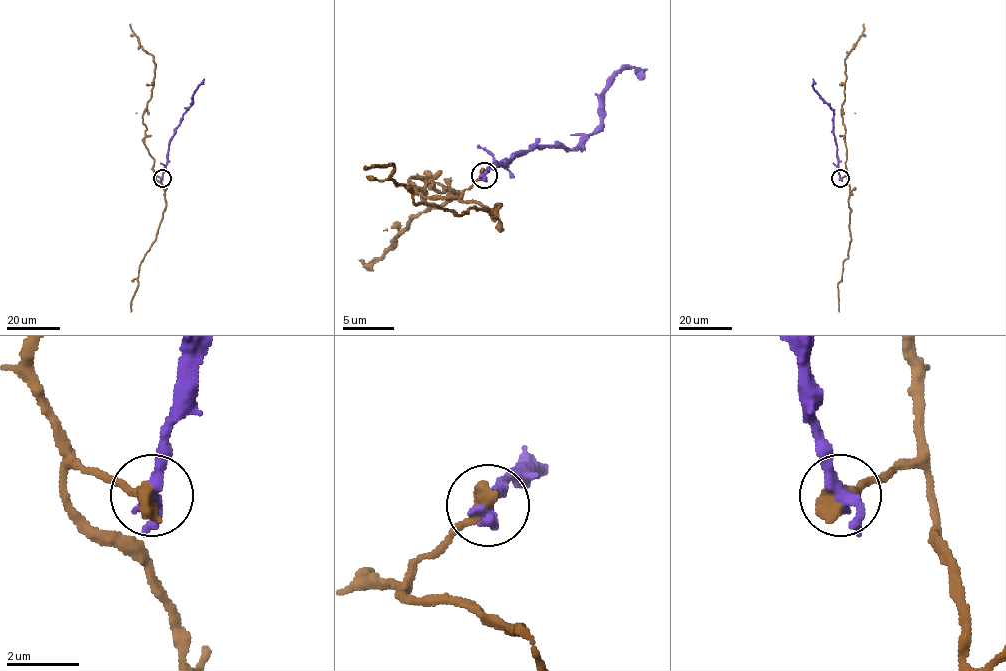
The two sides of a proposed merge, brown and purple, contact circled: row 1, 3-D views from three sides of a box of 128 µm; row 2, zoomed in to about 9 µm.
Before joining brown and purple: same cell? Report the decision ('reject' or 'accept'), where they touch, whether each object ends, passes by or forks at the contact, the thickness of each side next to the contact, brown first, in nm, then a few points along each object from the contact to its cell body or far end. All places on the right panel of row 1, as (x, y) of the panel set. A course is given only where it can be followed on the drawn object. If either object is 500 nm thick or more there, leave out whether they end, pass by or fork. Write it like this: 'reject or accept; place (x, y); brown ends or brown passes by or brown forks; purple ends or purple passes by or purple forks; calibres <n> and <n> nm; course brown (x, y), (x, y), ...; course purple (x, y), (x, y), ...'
reject; place (840, 178); calibres 500 and 320 nm; course brown (841, 178), (846, 174), (845, 127), (841, 113), (845, 99), (845, 59), (856, 44), (863, 23); course purple (841, 178), (833, 135), (834, 111), (814, 88), (813, 78)

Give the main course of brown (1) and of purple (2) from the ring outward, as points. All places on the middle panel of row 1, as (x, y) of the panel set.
1: (483, 175), (460, 196), (426, 198), (411, 178), (424, 178), (439, 193), (457, 193), (429, 206), (362, 263)
2: (483, 175), (530, 147), (574, 149), (599, 124), (602, 95), (620, 72), (646, 69)

